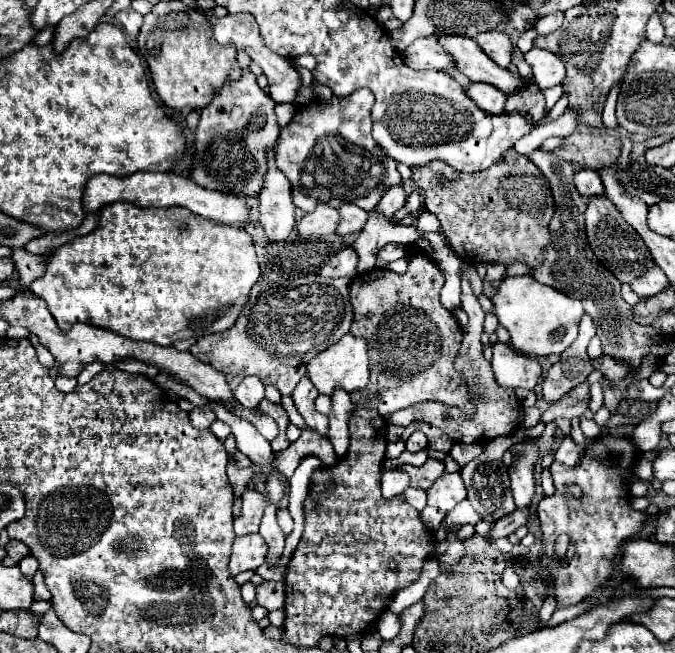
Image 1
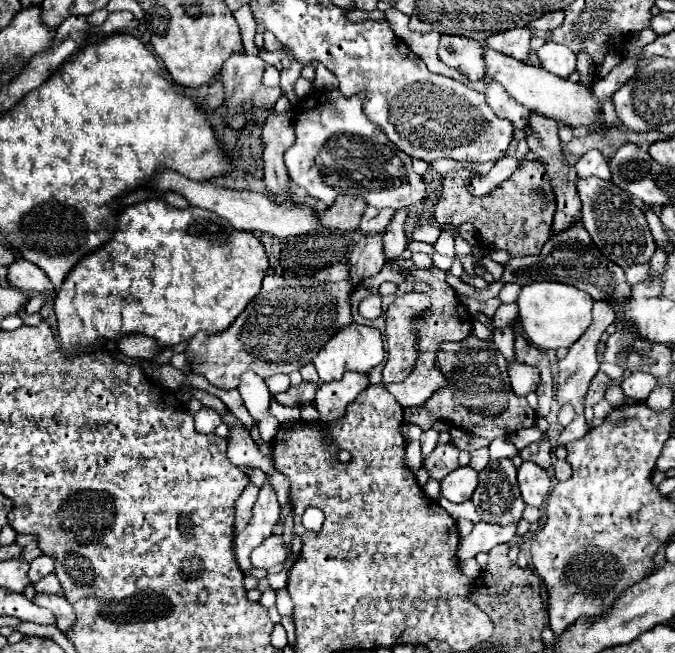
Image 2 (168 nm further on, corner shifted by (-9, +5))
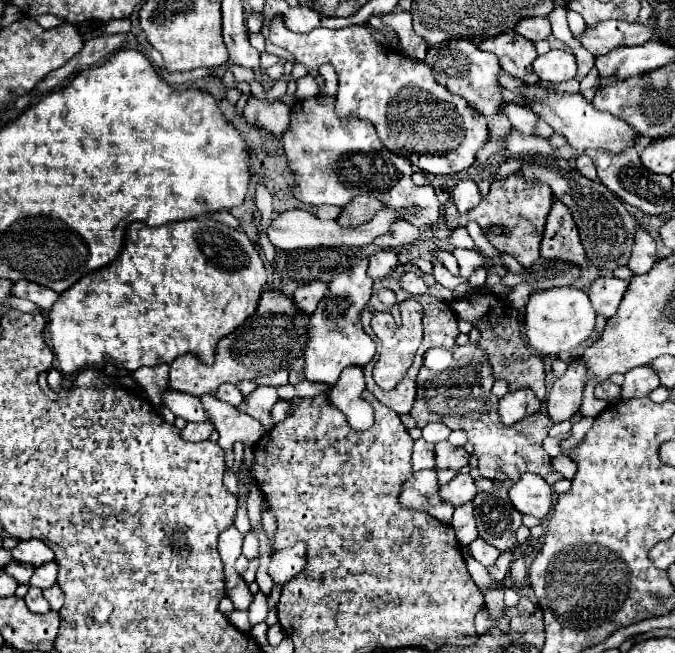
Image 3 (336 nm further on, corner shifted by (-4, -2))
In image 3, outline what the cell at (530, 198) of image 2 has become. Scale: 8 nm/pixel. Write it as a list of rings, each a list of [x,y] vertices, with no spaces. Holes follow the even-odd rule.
[[[511,174],[505,180],[495,180],[491,184],[489,196],[483,198],[481,204],[475,206],[467,214],[459,214],[455,204],[453,204],[453,200],[449,200],[447,210],[445,210],[445,218],[447,218],[447,228],[451,228],[451,230],[453,230],[453,226],[467,226],[469,220],[479,222],[481,228],[487,228],[491,224],[505,226],[507,234],[489,236],[489,242],[495,248],[499,248],[501,252],[511,254],[525,268],[529,268],[539,258],[539,246],[541,246],[541,238],[543,238],[543,230],[545,230],[545,220],[547,220],[547,214],[549,214],[551,206],[553,206],[551,188],[547,188],[545,184],[529,184],[529,182],[523,180],[521,174]]]

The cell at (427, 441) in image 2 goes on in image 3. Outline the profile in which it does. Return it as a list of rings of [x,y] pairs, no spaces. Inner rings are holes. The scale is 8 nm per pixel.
[[[419,438],[415,440],[413,446],[413,470],[417,472],[423,468],[435,468],[435,452],[433,452],[433,444]]]

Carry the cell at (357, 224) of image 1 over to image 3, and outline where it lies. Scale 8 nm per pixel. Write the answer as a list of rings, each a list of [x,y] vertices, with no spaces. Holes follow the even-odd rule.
[[[397,222],[391,232],[387,232],[385,236],[379,236],[375,240],[375,246],[379,248],[399,248],[412,245],[420,236],[420,231],[417,227],[409,224],[409,222]]]

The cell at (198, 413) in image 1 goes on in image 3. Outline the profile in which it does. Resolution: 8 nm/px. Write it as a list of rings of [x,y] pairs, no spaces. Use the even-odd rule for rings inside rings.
[[[187,422],[187,426],[181,430],[181,436],[187,442],[201,442],[207,440],[211,432],[213,432],[211,422]]]

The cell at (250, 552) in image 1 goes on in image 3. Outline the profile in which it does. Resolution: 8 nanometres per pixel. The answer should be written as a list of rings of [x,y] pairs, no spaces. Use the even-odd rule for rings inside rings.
[[[297,542],[295,546],[287,550],[273,552],[271,566],[269,566],[269,576],[275,584],[283,586],[289,580],[293,580],[297,574],[305,570],[305,544]]]

